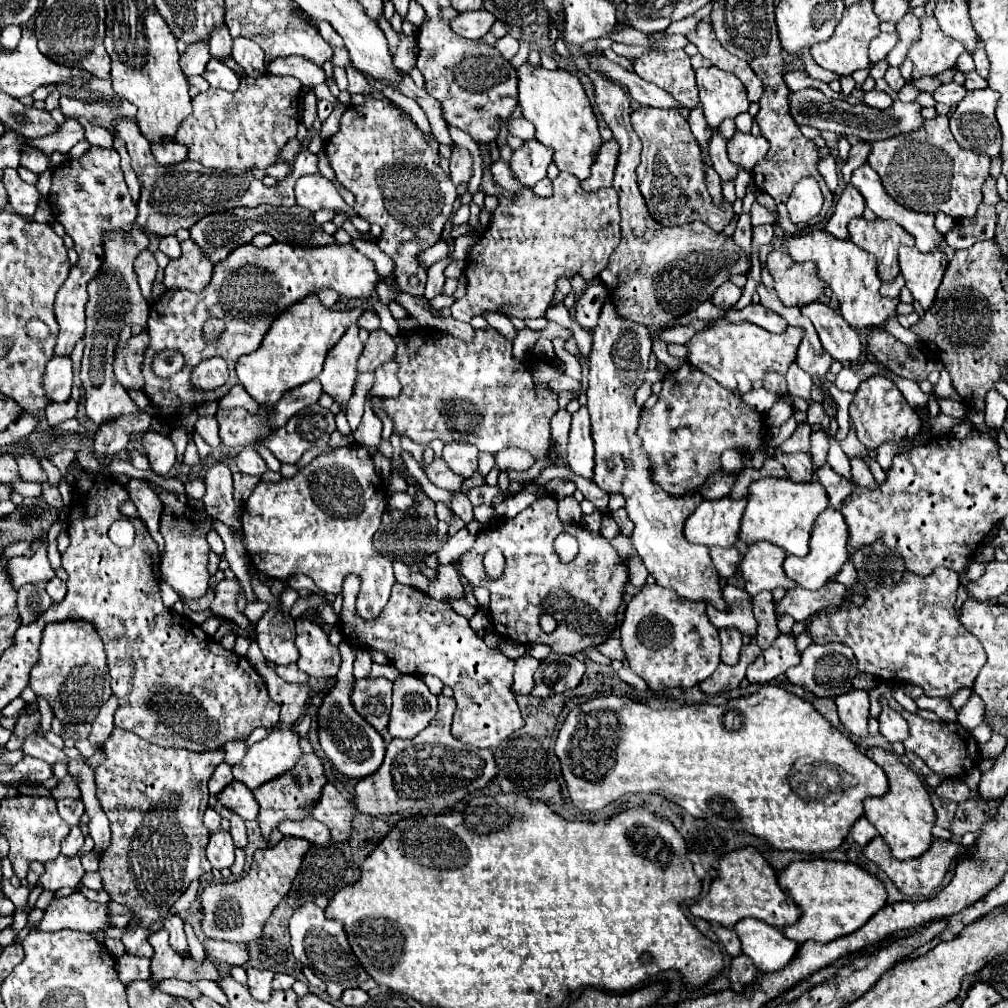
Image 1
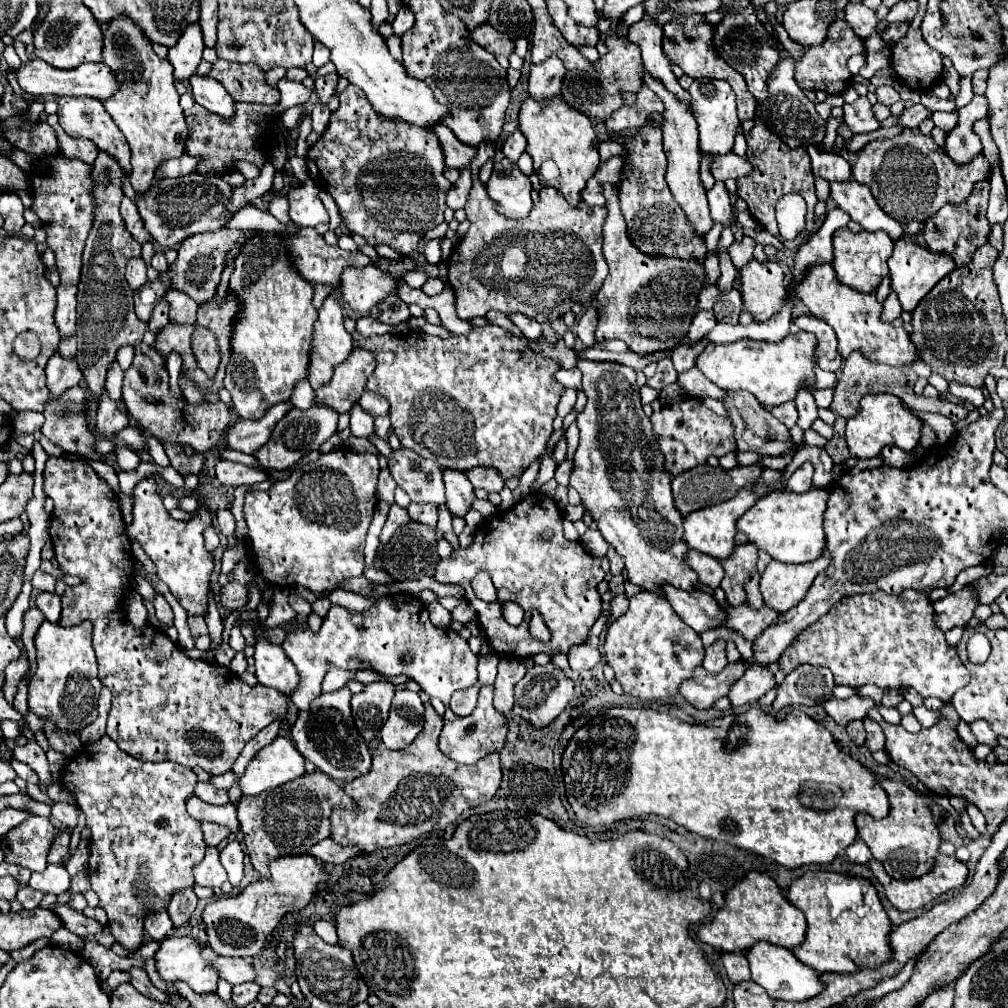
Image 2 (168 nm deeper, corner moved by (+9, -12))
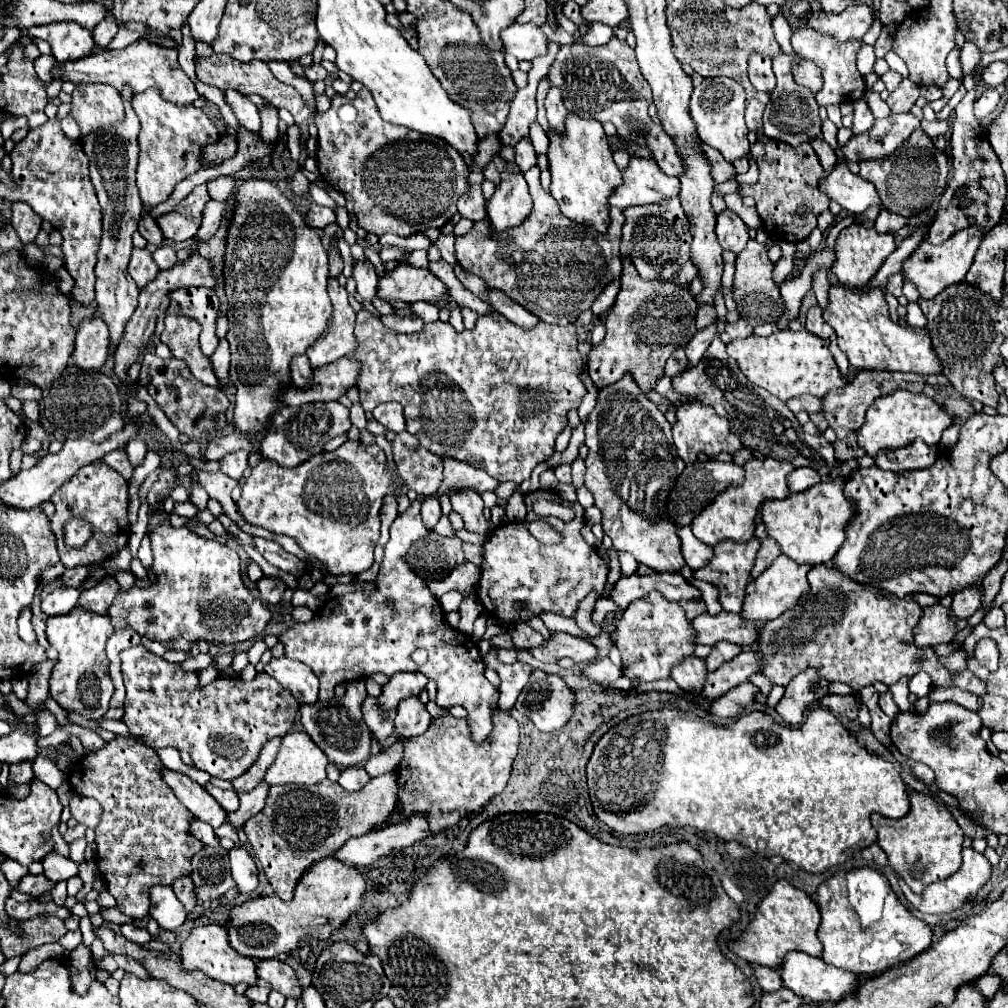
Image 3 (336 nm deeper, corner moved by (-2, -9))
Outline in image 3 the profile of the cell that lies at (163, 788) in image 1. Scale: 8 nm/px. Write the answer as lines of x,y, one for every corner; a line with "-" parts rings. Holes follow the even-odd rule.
117,736
103,750
79,758
69,774
69,784
77,794
91,796
103,806
101,822
95,828
95,860
107,890
117,898
117,908
131,918
149,914
149,886
173,884
175,878
189,876
191,858
203,848
189,830
193,814
163,782
161,768
153,748

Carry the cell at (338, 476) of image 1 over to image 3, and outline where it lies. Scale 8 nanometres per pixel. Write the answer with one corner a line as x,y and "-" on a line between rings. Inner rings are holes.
347,440
343,446
339,446
335,452
331,454
323,454
323,462
321,462
321,454
317,456
311,456
307,462
303,462
303,466
297,466
295,470
283,470
283,468
277,468
275,462
271,462
269,458
261,458
259,464
251,470
249,478
245,480
243,484
243,494
241,494
241,500
237,502
241,514
245,516
245,520
253,526
263,526
265,530
273,532
273,534
285,534
285,536
291,536
297,540
297,544
311,556
319,558
327,568
329,568
329,574
337,576
337,574
351,574
351,570
367,570
371,564
373,564
373,546
375,542
379,540
379,510
381,510
381,504
383,504
383,498
389,494
389,488
395,484
395,474
389,472
387,468
387,458
385,458
385,452
377,446
377,444
363,444
363,442
351,442

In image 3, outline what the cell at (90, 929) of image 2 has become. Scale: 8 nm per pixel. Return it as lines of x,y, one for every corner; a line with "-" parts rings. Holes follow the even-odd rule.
13,898
7,900
5,908
7,908
7,914
15,920
27,920
27,918
33,918
33,916
57,916
57,918
65,920
71,914
65,906
57,906
55,902
49,902
49,904
15,902

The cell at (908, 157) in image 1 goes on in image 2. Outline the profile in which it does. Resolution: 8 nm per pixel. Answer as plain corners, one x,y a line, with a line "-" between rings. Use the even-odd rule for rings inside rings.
918,127
906,129
902,135
894,139
870,141
858,153
858,161
852,167
852,177
860,183
866,183
872,189
872,195
878,201
878,205
892,219
904,225
910,221
928,221
946,203
952,205
964,203
970,197
974,183
986,179
988,173
990,173
990,163
984,155
980,155
970,165
956,165
948,155
944,155
940,147
936,147
932,137
920,133
-
866,149
868,149
868,157
864,159

